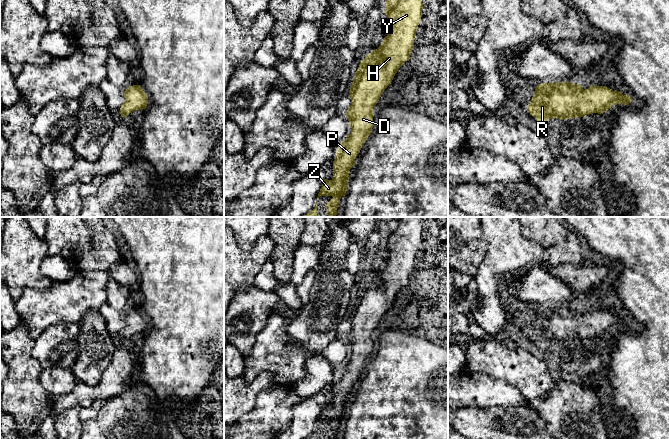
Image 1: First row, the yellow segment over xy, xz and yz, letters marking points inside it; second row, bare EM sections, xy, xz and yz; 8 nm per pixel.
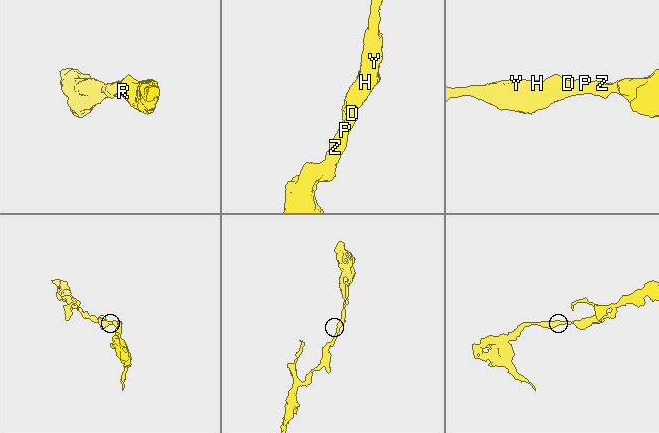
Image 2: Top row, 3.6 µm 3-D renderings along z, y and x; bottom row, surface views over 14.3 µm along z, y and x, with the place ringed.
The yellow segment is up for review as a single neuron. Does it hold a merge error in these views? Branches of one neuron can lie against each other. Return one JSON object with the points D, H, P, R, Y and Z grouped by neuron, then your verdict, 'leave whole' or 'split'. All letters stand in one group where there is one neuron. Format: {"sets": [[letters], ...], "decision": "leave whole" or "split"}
{"sets": [["D", "H", "P", "R", "Y", "Z"]], "decision": "leave whole"}

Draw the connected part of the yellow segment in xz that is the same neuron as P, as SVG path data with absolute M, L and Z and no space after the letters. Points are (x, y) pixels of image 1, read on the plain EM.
M392 217L391 222L385 222L385 235L387 239L387 260L381 269L368 278L361 286L355 297L354 304L349 314L351 329L345 337L349 350L351 351L351 358L341 366L337 371L336 382L333 385L333 402L331 404L324 403L322 405L322 411L318 418L317 424L320 420L332 420L333 422L326 428L328 439L337 439L337 432L340 428L340 423L345 420L347 415L347 408L350 402L350 393L355 389L355 382L358 380L363 368L367 364L368 360L372 357L373 352L373 332L378 327L384 314L391 308L398 293L410 282L410 278L414 272L415 258L418 254L418 249L422 241L423 227L420 217Z

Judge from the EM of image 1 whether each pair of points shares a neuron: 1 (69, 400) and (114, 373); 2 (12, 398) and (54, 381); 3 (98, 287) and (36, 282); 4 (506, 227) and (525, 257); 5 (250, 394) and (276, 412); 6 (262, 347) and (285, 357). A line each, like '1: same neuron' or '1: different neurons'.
1: same neuron
2: different neurons
3: different neurons
4: same neuron
5: different neurons
6: same neuron

